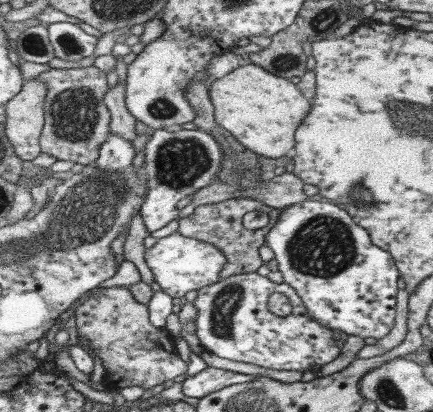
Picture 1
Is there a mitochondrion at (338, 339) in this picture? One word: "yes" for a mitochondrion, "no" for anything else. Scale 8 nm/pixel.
no

